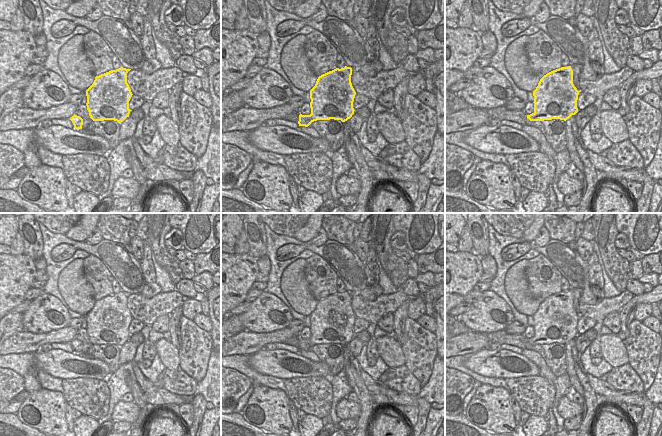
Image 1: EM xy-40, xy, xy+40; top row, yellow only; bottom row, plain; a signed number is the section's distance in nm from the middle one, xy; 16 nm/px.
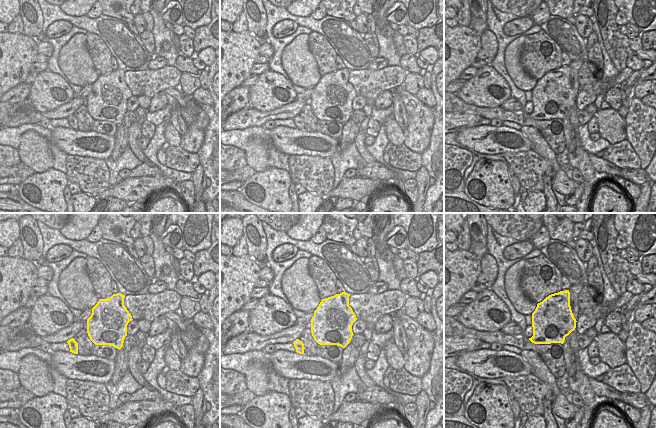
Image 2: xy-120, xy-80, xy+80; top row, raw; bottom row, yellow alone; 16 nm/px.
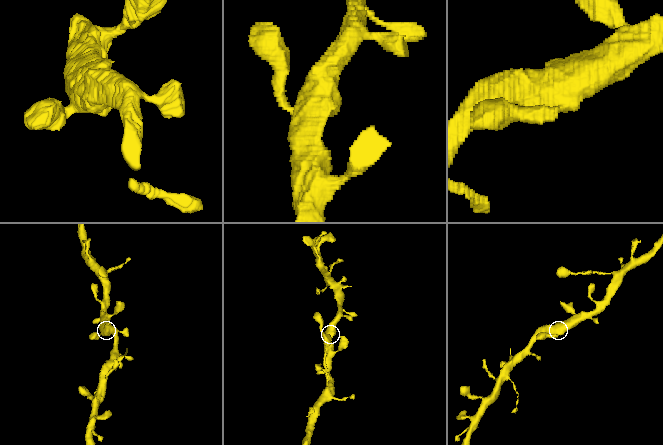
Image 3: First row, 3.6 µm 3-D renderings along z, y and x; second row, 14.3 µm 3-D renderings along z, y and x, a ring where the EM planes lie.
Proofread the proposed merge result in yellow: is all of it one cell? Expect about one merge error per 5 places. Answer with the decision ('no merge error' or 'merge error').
no merge error

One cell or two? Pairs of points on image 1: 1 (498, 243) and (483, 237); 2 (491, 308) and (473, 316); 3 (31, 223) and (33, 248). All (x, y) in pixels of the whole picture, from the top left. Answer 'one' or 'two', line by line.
1: two
2: one
3: one

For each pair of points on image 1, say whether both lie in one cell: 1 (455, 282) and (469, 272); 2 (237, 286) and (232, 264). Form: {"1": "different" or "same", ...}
{"1": "same", "2": "same"}

